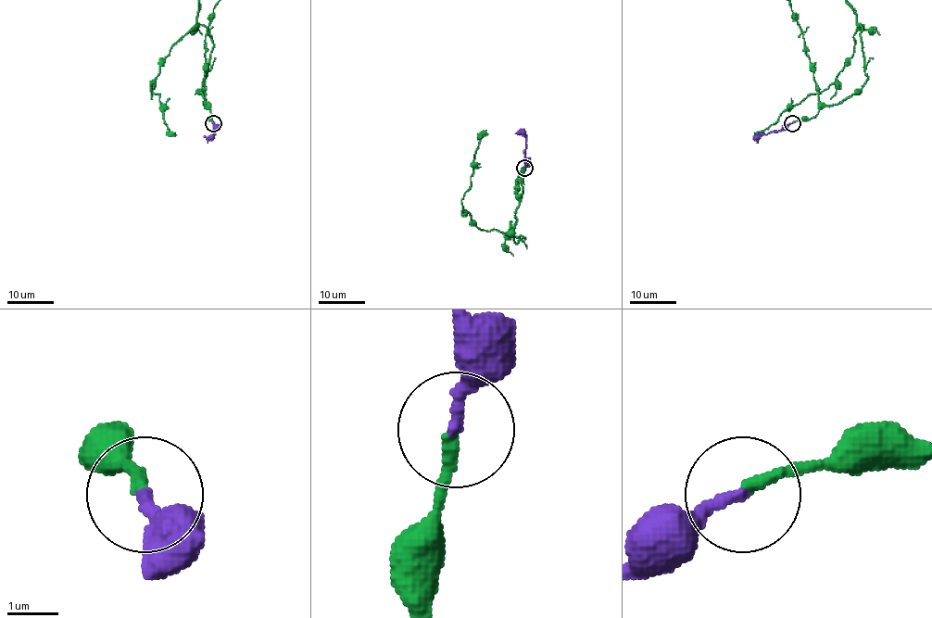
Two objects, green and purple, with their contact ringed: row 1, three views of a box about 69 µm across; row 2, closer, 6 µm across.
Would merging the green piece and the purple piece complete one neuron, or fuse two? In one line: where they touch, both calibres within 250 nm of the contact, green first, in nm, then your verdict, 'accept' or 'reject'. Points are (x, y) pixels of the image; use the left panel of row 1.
at (213, 123); 220 nm thick on the green side, 240 nm on the other; accept

